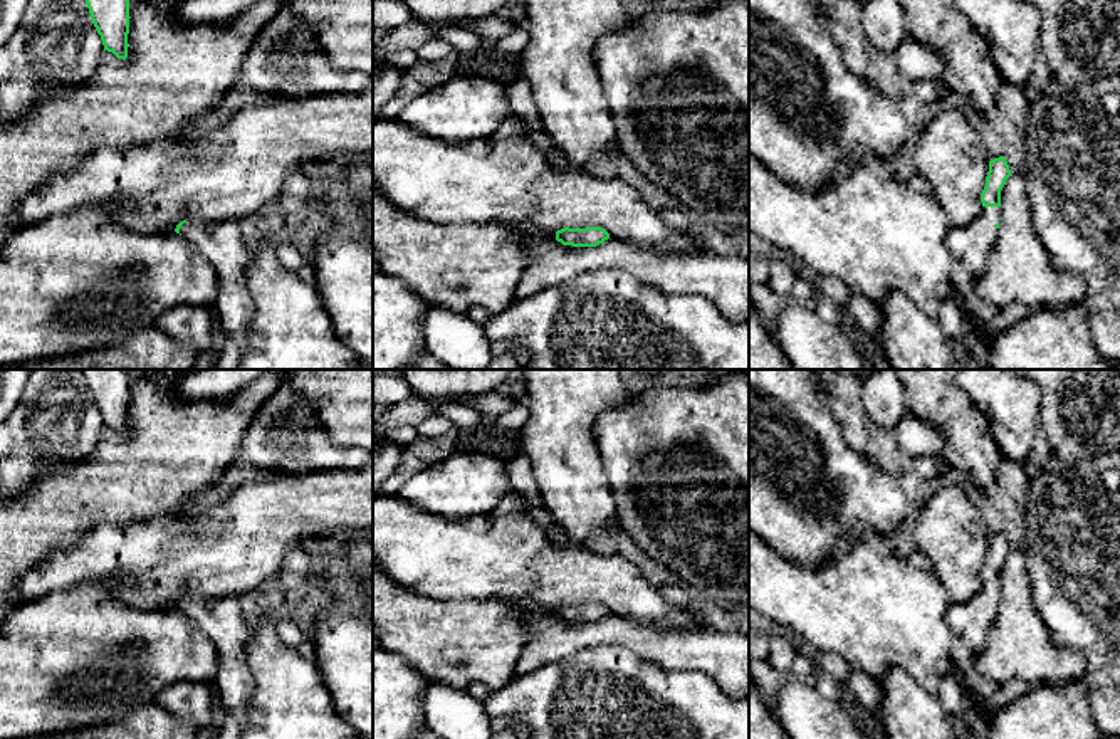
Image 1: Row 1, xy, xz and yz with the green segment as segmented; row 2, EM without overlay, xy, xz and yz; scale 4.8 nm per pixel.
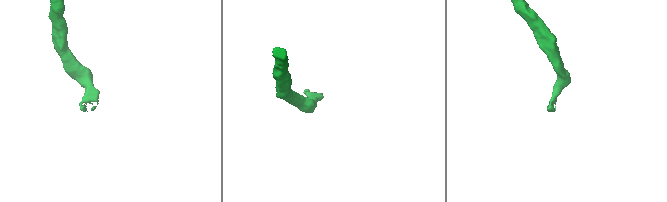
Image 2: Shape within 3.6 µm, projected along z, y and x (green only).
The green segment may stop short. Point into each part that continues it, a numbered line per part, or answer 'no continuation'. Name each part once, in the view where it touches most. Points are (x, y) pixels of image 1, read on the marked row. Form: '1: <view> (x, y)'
1: yz (969, 246)

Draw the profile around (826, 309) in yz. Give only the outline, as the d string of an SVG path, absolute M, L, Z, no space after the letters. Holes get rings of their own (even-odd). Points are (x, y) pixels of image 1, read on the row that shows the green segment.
M818 296L813 302L816 314L831 326L840 326L841 309L828 297Z

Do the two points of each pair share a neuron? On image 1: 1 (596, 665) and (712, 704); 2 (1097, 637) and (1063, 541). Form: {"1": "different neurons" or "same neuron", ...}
{"1": "same neuron", "2": "same neuron"}

